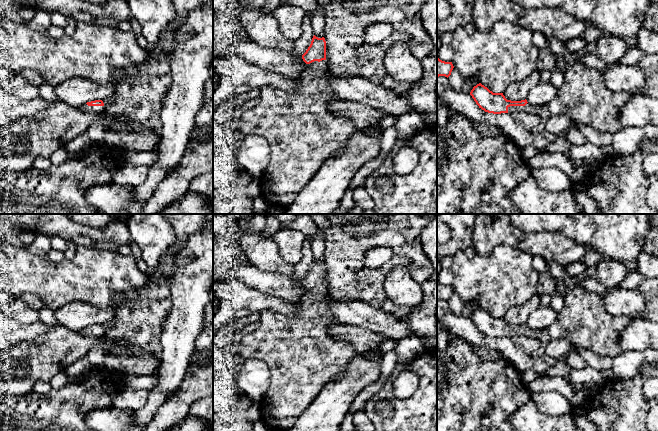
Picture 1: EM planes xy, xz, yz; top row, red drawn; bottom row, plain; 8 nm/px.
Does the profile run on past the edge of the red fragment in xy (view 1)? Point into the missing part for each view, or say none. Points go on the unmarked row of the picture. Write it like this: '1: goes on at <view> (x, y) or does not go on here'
1: goes on at xy (85, 332)

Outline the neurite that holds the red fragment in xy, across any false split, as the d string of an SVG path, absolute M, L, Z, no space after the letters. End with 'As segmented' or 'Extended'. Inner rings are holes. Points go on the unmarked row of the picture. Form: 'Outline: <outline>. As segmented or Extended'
Outline: M95 324L91 326L87 326L86 328L83 328L80 333L83 336L90 336L95 338L103 337L105 334L105 330L102 324Z. Extended

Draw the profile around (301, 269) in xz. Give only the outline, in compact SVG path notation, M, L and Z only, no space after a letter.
M305 239L302 246L302 260L294 265L295 276L302 281L311 268L312 262L314 260L312 252L312 242Z

